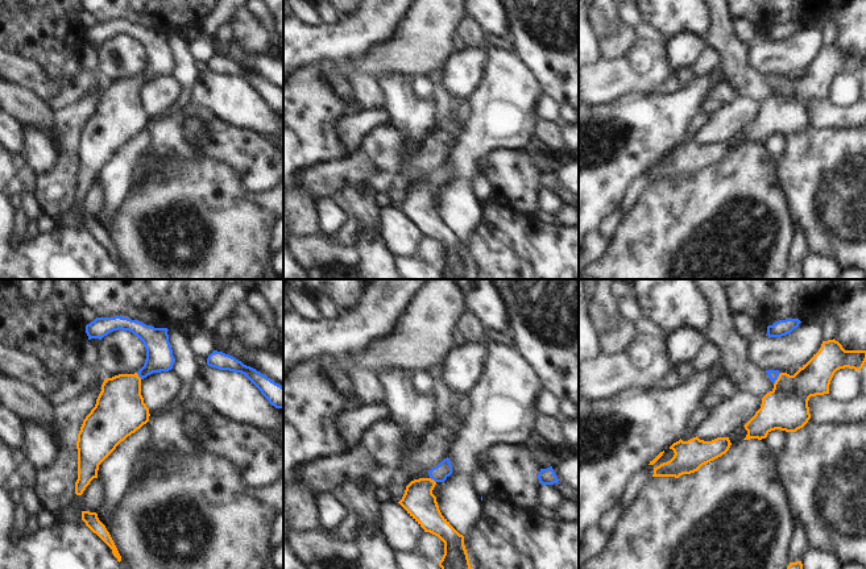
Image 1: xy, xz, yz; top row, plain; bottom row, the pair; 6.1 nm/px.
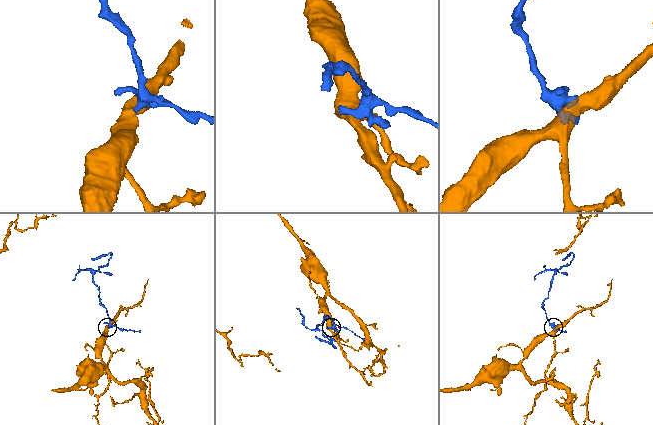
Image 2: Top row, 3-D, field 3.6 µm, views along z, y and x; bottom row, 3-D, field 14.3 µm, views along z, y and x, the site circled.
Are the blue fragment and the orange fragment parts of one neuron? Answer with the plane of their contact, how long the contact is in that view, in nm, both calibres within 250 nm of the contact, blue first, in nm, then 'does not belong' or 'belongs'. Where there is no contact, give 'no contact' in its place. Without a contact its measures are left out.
yz | 80 nm | 60/280 nm | belongs

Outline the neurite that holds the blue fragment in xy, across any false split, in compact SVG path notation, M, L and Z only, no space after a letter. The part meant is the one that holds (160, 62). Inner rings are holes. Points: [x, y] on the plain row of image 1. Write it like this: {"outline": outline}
{"outline": "M96 22L86 30L88 45L101 45L113 36L129 36L145 50L146 65L134 79L119 79L104 84L95 112L83 125L78 138L78 184L75 199L82 200L99 170L128 141L149 126L149 113L141 100L141 86L153 78L169 76L175 63L167 33L154 33L128 22Z"}

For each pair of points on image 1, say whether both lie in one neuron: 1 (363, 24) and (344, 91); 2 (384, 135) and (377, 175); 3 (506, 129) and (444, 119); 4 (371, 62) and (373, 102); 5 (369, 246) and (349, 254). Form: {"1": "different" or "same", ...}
{"1": "different", "2": "same", "3": "different", "4": "different", "5": "different"}

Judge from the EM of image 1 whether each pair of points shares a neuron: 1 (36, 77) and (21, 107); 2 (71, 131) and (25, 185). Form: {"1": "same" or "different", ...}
{"1": "different", "2": "different"}

